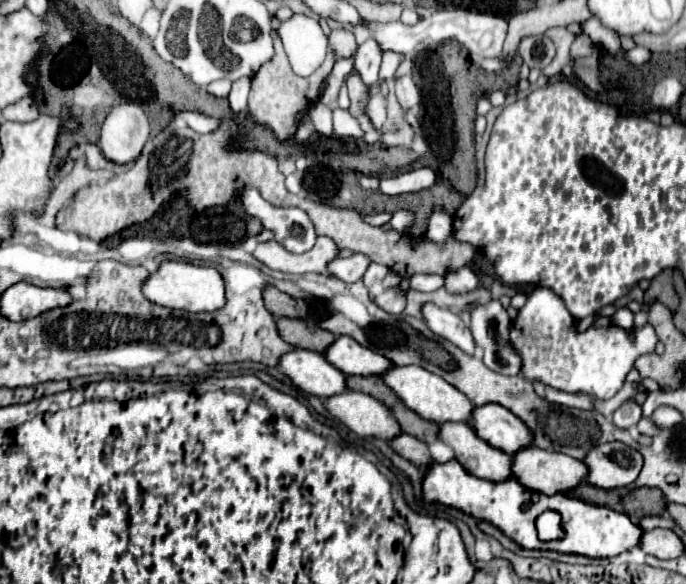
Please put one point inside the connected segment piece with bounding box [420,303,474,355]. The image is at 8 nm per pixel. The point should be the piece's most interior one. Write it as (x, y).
(453, 328)

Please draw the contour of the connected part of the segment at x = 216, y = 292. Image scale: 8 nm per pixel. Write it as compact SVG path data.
M164 261L160 269L154 275L150 275L150 279L144 283L142 291L152 303L170 309L212 313L226 305L226 289L222 275L214 267L198 267L186 261Z

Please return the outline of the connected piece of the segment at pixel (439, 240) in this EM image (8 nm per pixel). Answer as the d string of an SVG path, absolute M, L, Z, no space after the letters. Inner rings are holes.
M434 211L428 219L428 229L424 233L424 239L444 247L448 237L452 237L453 217L450 217L446 211Z

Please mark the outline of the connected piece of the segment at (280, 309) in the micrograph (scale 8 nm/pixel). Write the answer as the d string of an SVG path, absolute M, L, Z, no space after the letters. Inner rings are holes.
M266 285L264 287L264 303L266 303L268 311L274 313L274 315L292 317L292 319L298 317L298 305L296 305L296 301L290 295L278 291L272 285Z

